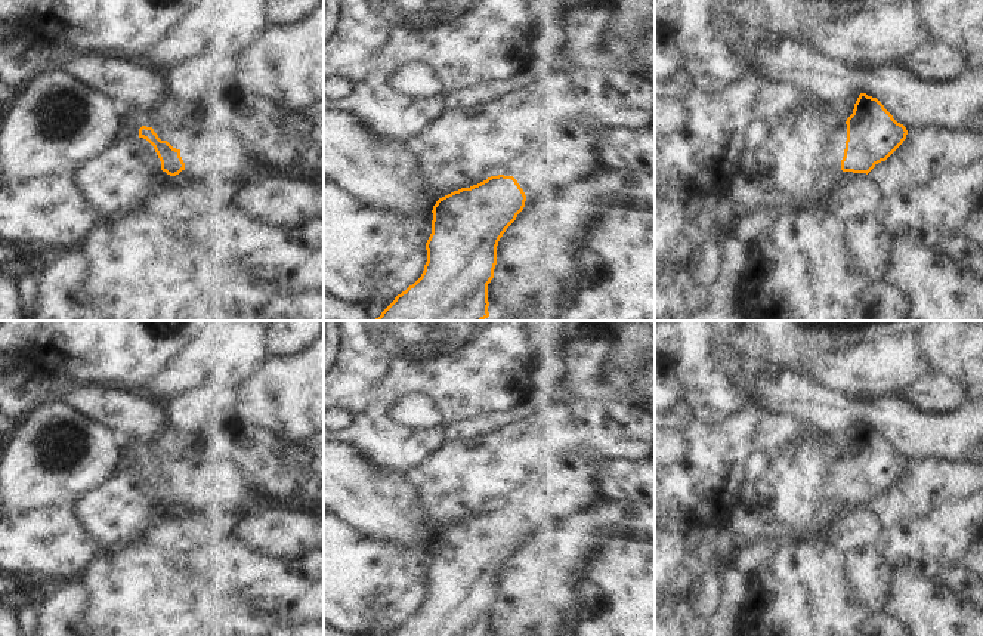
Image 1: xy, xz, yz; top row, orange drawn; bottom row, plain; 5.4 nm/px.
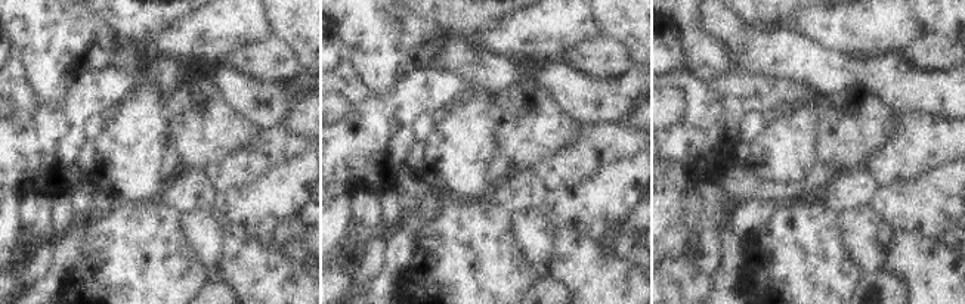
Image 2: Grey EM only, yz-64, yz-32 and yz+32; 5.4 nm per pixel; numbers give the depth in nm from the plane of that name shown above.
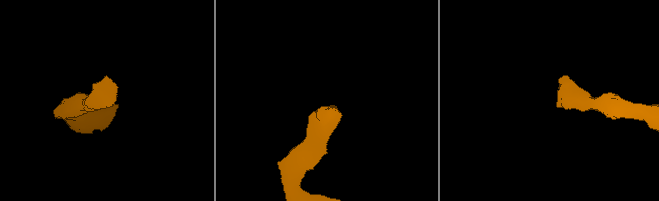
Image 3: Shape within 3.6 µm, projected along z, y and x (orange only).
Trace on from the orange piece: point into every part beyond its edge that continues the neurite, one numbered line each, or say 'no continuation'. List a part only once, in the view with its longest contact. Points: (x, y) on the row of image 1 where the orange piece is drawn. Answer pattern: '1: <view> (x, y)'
1: yz (838, 136)

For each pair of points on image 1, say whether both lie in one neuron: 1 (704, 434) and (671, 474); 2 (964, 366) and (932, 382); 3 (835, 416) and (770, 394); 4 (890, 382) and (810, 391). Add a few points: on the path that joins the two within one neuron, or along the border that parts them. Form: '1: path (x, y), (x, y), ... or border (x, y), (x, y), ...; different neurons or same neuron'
1: path (704, 448), (704, 459), (686, 474); same neuron
2: border (930, 370), (958, 380), (967, 394); different neurons
3: path (819, 407), (801, 395), (787, 394); same neuron
4: border (807, 371), (830, 389), (862, 397); different neurons

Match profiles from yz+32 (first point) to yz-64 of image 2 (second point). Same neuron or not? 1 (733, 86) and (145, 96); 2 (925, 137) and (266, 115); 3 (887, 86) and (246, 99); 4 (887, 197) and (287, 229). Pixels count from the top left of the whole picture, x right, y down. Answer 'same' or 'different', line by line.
1: different
2: different
3: same
4: different

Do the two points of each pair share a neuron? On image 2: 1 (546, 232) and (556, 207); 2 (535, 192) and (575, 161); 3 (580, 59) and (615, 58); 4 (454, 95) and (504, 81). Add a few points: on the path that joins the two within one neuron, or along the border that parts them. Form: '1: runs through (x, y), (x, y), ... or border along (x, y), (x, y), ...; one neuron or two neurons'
1: border along (540, 207), (544, 217), (556, 229); two neurons
2: border along (534, 168), (549, 189); two neurons
3: runs through (588, 58), (606, 58); one neuron
4: border along (444, 71), (460, 74), (476, 87); two neurons

